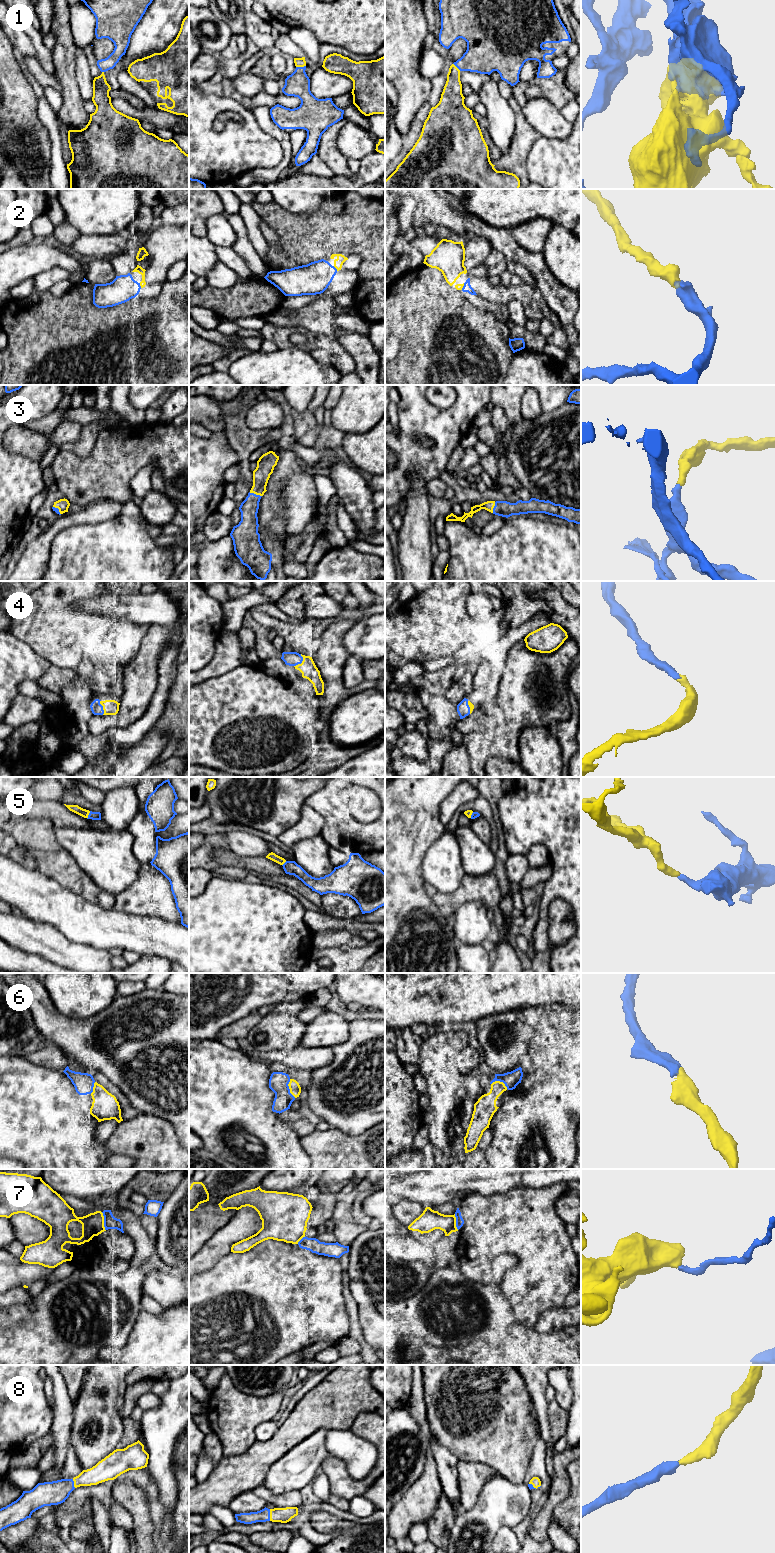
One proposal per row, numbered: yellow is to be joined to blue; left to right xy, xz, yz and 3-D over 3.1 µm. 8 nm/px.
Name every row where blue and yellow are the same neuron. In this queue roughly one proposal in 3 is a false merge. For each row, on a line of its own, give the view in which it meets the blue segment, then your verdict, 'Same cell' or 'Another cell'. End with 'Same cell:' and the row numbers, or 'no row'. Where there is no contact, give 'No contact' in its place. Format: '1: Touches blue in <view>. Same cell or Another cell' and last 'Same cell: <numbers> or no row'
1: Touches blue in xz. Same cell
2: Touches blue in xy. Same cell
3: Touches blue in xz. Same cell
4: Touches blue in xz. Same cell
5: Touches blue in xy. Same cell
6: Touches blue in xz. Same cell
7: Touches blue in xy. Another cell
8: Touches blue in xz. Same cell
Same cell: 1, 2, 3, 4, 5, 6, 8

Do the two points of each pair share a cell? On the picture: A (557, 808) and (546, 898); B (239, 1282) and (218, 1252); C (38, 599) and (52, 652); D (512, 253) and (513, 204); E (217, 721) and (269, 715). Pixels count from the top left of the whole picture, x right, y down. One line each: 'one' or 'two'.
A: one
B: two
C: one
D: two
E: one

